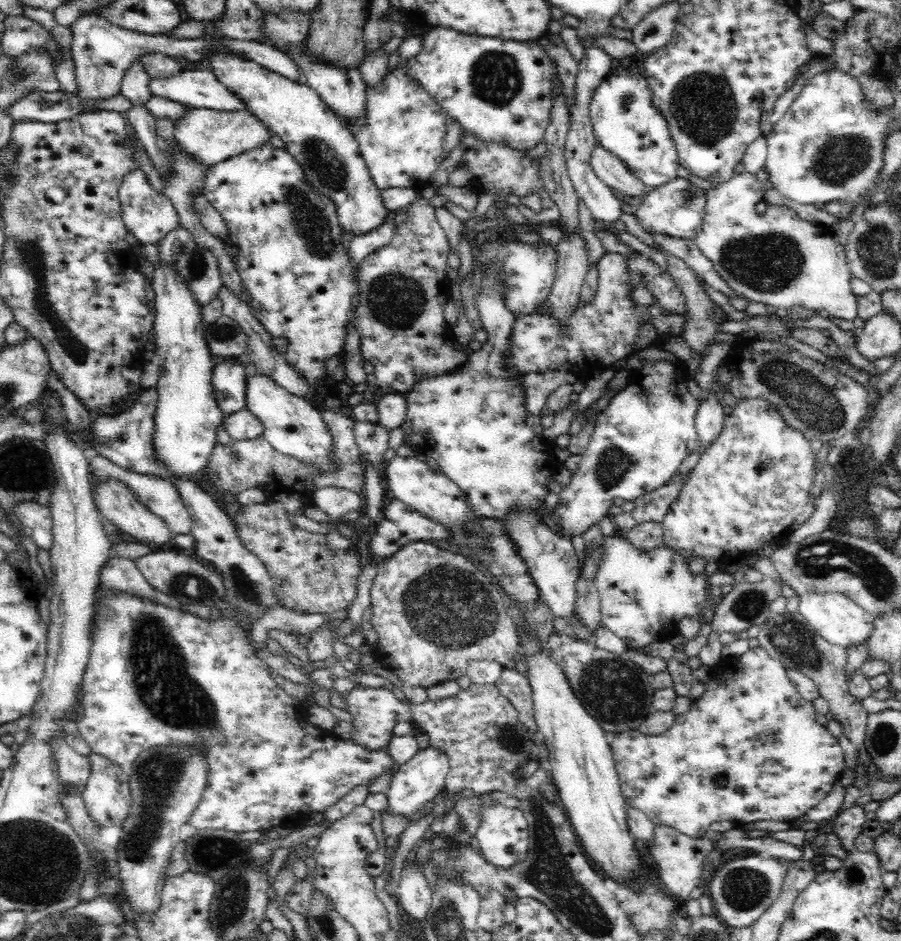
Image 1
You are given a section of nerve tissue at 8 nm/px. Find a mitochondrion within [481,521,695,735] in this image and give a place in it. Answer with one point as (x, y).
(616, 693)

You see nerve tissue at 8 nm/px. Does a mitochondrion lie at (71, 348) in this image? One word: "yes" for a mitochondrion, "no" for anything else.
yes

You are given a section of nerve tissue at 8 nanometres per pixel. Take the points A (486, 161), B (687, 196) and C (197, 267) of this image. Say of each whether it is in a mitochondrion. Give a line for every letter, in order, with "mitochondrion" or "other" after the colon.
A: other
B: mitochondrion
C: mitochondrion

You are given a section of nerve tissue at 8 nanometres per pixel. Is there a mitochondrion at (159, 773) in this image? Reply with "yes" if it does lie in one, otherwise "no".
yes

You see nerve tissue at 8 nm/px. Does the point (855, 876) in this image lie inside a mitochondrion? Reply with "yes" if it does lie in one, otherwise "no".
yes

